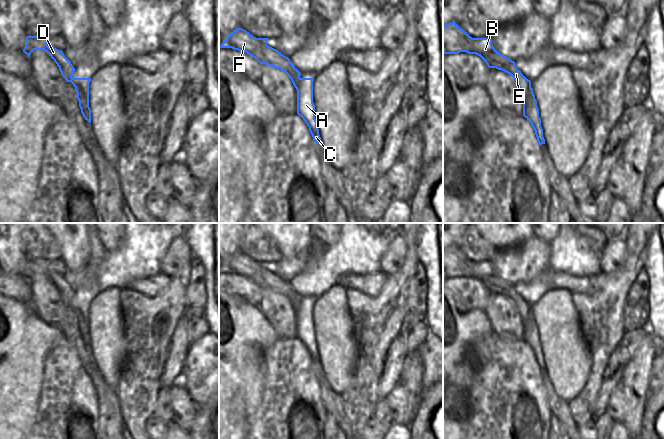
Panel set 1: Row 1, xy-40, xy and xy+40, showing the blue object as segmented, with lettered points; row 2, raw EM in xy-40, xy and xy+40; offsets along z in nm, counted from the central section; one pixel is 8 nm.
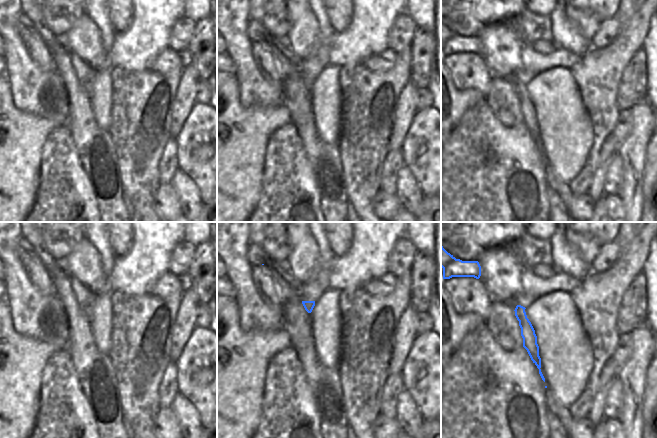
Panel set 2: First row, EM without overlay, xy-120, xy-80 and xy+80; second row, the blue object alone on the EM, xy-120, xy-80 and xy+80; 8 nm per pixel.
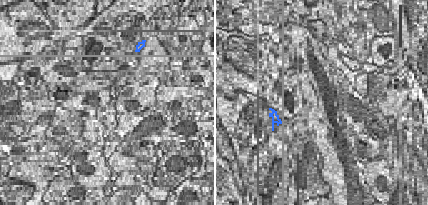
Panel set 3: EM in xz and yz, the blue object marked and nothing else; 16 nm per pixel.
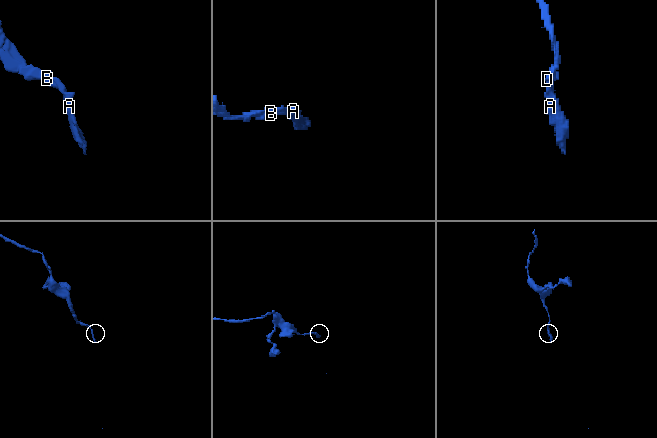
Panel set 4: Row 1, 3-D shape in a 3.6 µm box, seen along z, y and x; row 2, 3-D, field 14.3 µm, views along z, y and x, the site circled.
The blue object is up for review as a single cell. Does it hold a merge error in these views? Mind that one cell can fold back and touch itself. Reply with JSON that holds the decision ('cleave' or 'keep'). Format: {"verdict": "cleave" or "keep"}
{"verdict": "keep"}

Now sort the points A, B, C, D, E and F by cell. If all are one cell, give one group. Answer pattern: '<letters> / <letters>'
A B C D E F

